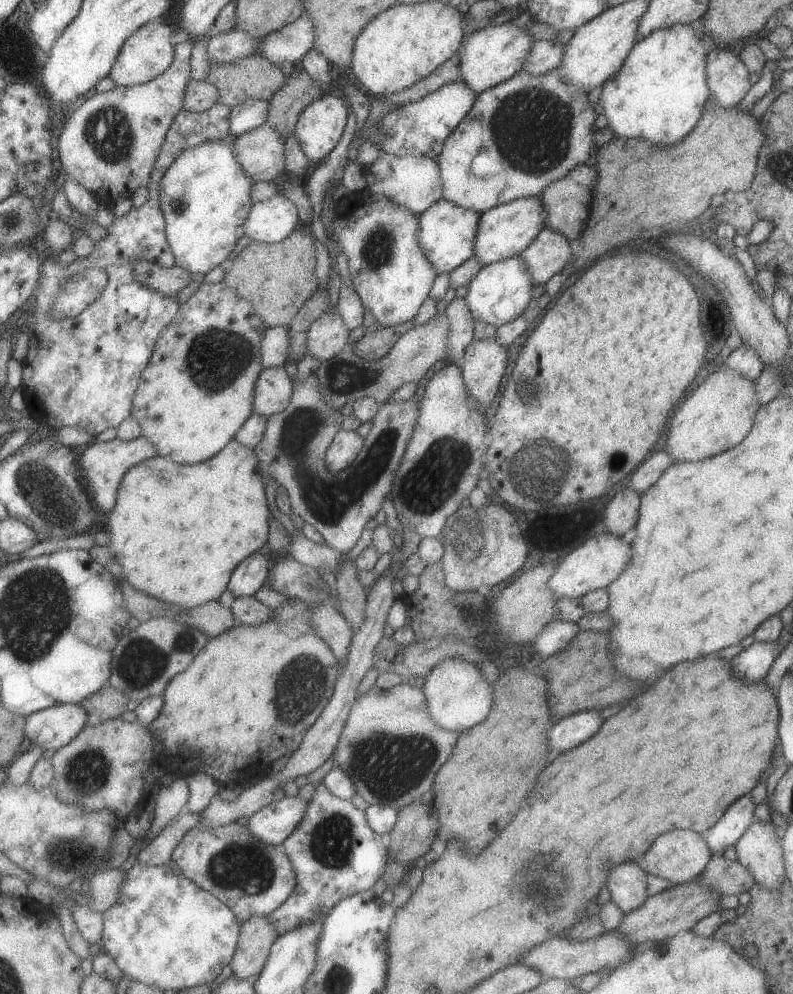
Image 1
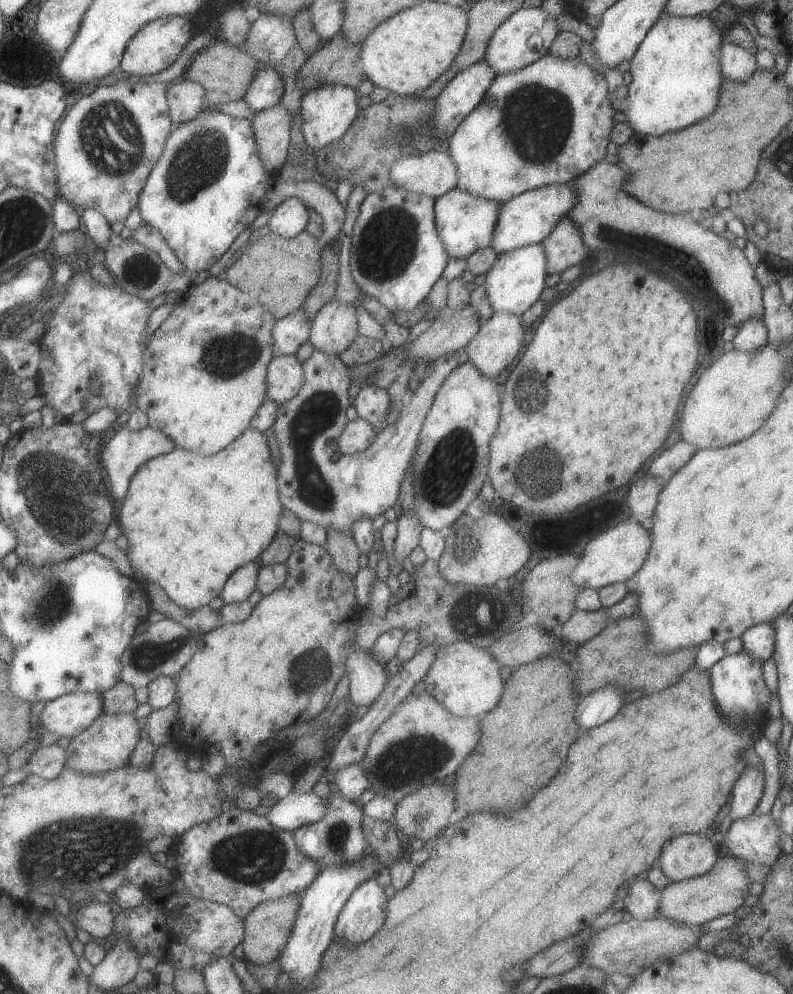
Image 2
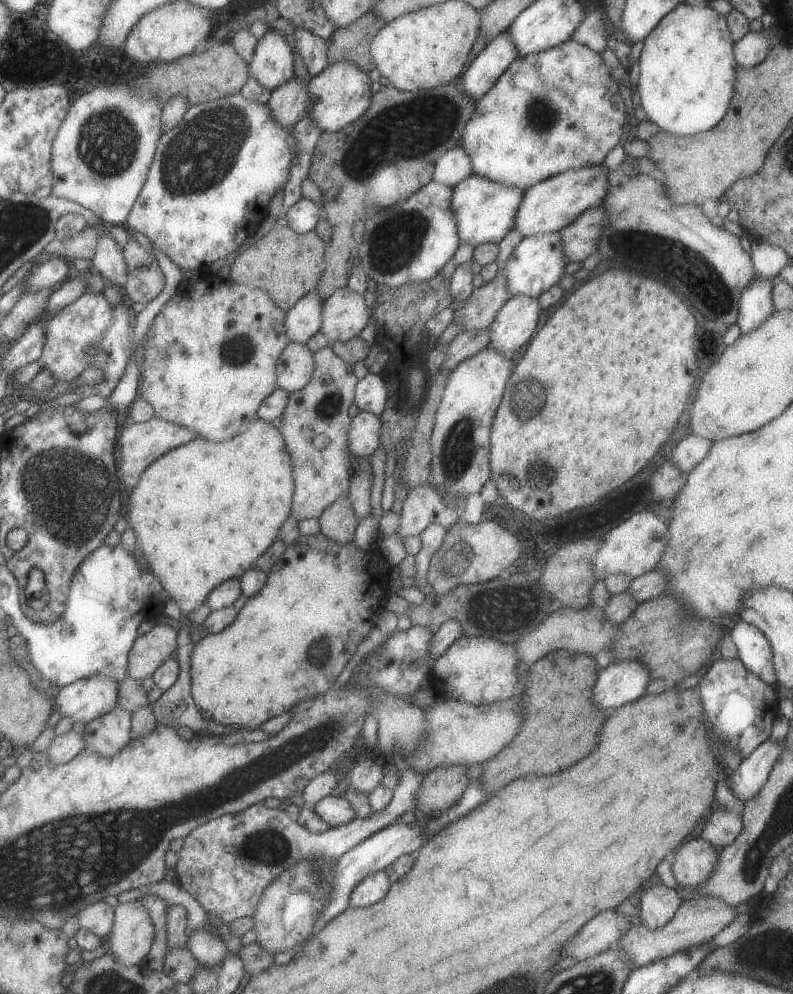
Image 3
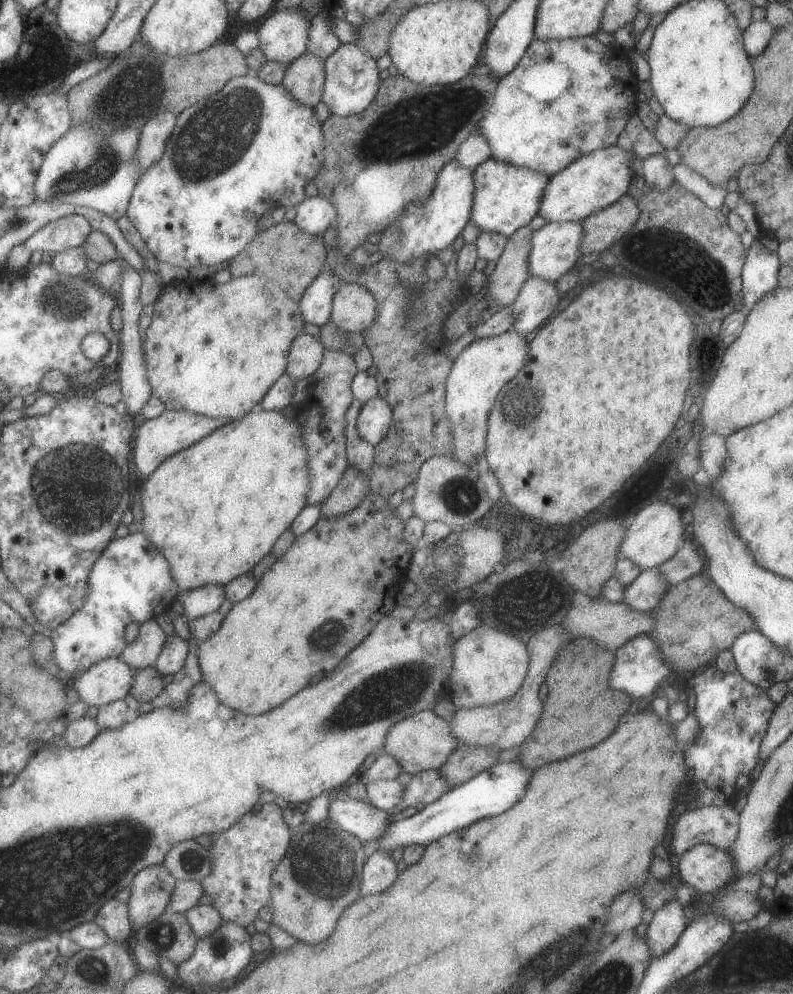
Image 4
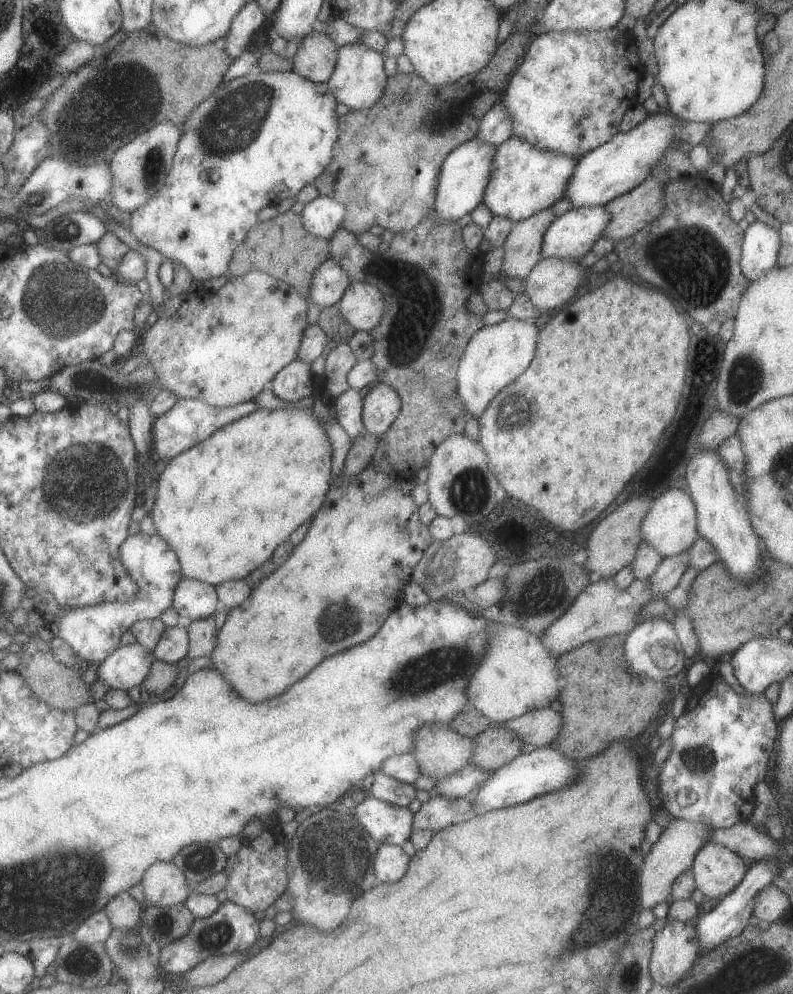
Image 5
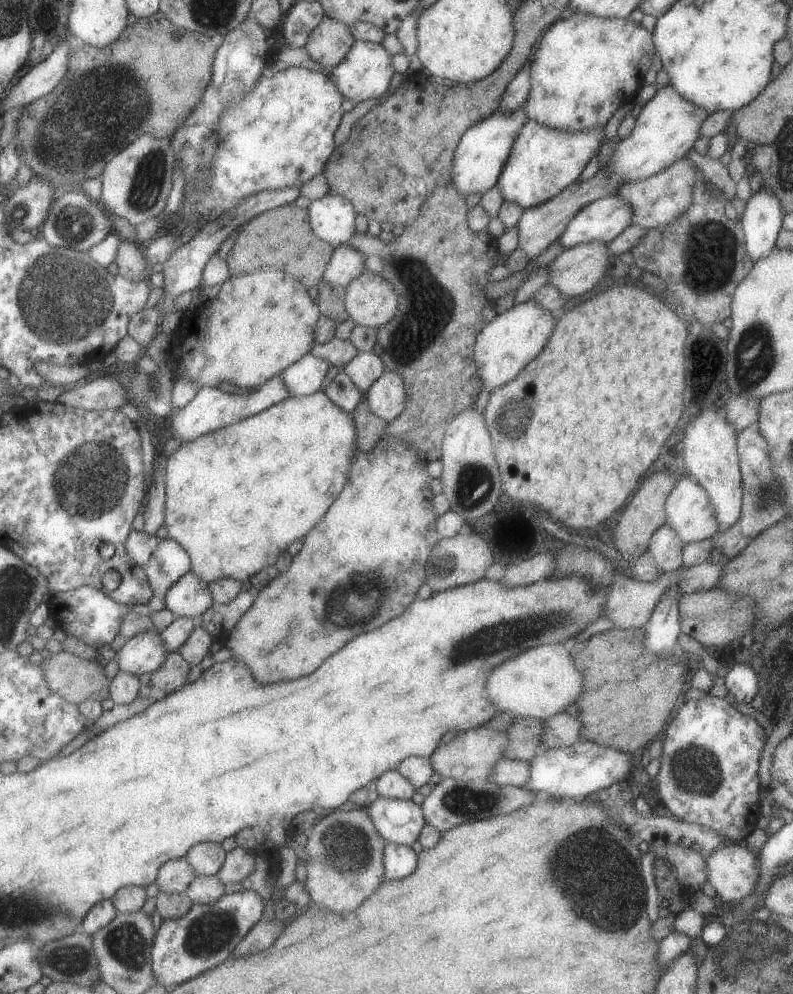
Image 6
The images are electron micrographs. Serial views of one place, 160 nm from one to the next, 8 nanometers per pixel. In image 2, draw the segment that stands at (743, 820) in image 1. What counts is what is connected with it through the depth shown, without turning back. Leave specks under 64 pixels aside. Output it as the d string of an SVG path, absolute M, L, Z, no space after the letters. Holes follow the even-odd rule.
M754 765L743 767L737 780L731 787L731 802L729 802L729 815L731 822L751 815L757 802L762 798L763 769L758 770Z

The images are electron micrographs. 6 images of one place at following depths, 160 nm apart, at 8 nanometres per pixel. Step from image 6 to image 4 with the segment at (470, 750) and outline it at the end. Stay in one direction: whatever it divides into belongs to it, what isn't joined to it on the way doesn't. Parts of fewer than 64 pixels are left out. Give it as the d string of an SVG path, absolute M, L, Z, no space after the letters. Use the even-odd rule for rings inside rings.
M432 710L419 711L389 729L382 753L390 754L402 768L402 772L416 775L418 772L439 769L451 756L458 742L453 736L449 723L437 716Z

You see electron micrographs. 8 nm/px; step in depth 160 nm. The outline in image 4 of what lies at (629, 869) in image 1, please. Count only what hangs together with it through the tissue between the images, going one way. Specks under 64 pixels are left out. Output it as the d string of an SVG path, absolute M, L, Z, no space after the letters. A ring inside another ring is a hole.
M675 898L664 903L646 925L644 940L651 953L651 958L659 958L675 946L679 935L685 930L688 922L683 914L683 905Z

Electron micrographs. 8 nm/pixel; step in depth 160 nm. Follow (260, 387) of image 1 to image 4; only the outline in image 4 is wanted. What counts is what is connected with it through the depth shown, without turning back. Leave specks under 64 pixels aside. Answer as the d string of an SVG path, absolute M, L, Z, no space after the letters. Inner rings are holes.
M302 332L291 341L285 373L293 380L311 376L321 364L323 349L319 338Z

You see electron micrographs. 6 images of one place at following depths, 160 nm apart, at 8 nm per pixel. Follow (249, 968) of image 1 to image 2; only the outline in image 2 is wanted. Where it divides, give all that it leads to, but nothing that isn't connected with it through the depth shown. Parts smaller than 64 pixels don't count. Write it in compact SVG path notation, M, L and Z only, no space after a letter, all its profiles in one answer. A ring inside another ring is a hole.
M291 893L280 899L259 903L242 918L244 937L240 943L244 952L243 959L246 962L262 965L279 958L289 938L301 898L302 894L299 896L297 893Z

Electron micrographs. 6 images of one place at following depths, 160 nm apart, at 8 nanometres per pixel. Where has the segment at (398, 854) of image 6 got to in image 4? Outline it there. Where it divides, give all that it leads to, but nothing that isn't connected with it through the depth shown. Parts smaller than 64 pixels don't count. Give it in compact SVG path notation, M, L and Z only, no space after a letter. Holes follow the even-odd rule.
M370 851L361 869L359 885L361 896L377 894L377 892L383 892L385 888L389 888L397 876L398 871L395 864L390 852Z

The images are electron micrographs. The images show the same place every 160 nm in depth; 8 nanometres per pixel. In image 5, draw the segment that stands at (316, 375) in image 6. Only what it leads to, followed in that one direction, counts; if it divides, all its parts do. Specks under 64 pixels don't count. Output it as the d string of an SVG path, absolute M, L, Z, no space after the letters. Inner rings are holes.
M293 359L272 378L271 388L275 397L285 402L297 402L305 396L311 396L315 378L310 365L299 359Z

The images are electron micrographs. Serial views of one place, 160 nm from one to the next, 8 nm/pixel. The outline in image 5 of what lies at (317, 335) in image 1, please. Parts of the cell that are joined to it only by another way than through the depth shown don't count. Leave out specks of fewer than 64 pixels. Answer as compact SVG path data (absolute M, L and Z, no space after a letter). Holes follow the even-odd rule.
M349 280L337 303L344 320L355 331L370 331L384 315L383 295L376 286L365 281Z

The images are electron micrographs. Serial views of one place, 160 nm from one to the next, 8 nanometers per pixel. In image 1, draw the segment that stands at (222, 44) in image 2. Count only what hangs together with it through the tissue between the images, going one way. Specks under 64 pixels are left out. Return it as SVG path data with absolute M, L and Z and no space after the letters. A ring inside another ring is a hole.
M255 56L243 58L237 63L210 64L205 81L218 88L218 103L231 108L245 100L251 99L269 102L271 96L287 82L287 76L283 76L280 67Z

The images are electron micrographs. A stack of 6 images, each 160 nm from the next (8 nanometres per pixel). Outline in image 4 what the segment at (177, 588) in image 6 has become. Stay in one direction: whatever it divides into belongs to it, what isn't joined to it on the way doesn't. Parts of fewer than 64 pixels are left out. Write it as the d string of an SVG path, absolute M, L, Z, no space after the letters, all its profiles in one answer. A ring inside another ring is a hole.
M205 585L198 589L179 592L177 600L181 603L182 614L187 619L194 619L217 611L225 598L224 590L221 587Z

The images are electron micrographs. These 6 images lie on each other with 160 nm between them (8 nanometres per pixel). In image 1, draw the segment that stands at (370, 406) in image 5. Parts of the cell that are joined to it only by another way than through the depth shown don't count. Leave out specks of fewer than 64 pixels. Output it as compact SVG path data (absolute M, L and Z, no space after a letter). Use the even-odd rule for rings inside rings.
M335 429L323 458L327 472L335 474L352 464L361 450L363 442L364 439L357 434L356 430Z

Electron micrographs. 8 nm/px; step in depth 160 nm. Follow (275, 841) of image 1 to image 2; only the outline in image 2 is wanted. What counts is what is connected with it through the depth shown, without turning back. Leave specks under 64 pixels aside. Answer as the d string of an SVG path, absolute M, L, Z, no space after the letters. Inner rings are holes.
M287 791L265 815L273 827L293 832L297 827L317 822L326 813L326 800L313 792Z

